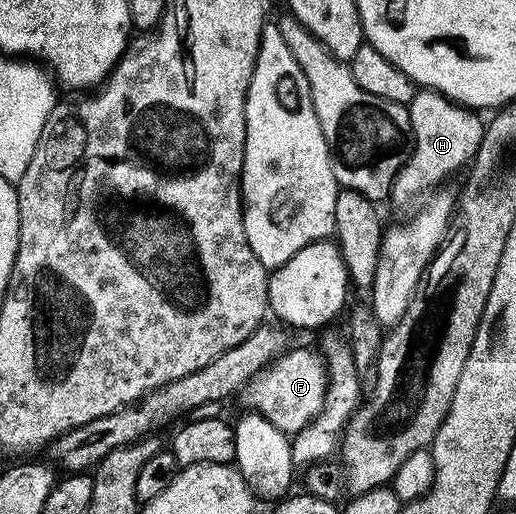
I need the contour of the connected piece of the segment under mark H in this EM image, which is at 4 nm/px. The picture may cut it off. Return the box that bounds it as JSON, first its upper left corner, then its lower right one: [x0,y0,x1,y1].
[390,89,486,206]

